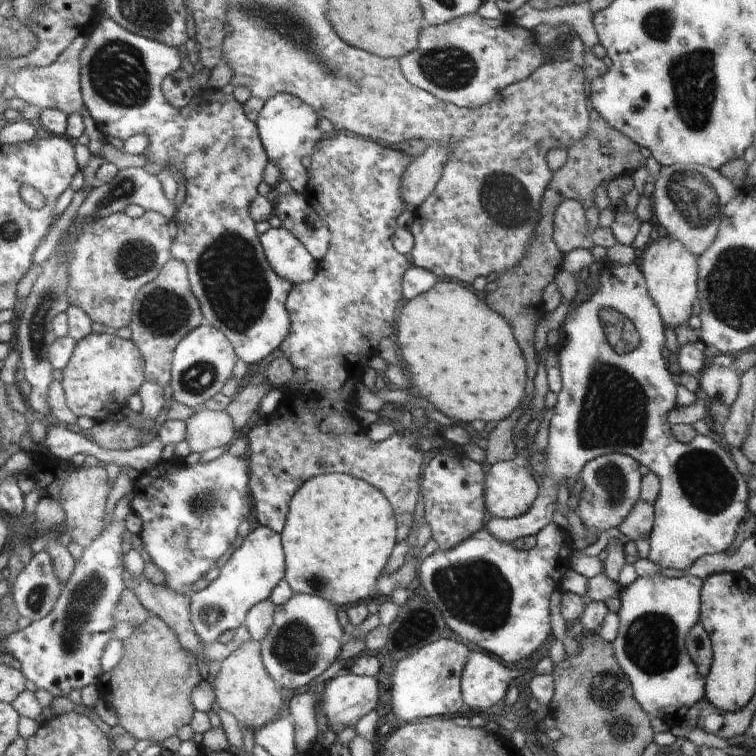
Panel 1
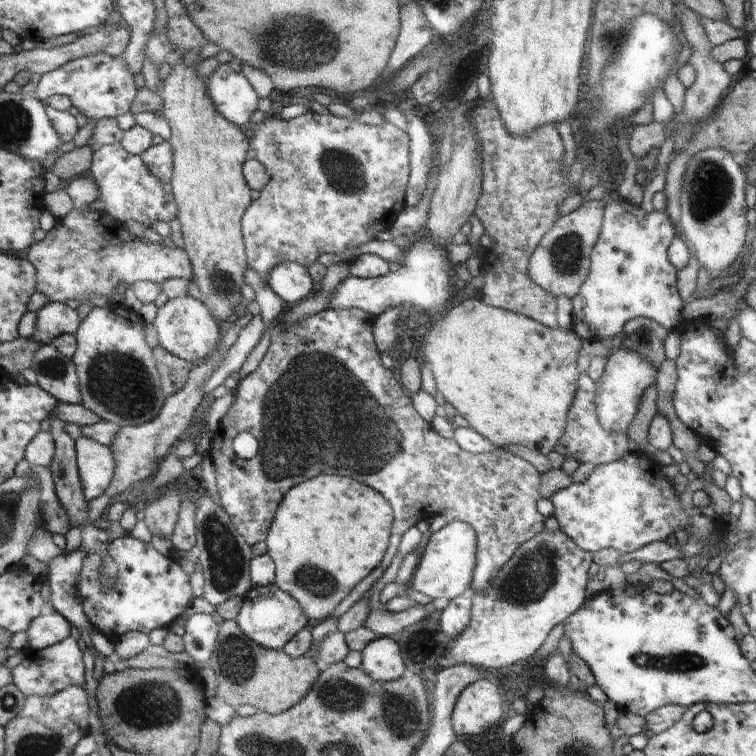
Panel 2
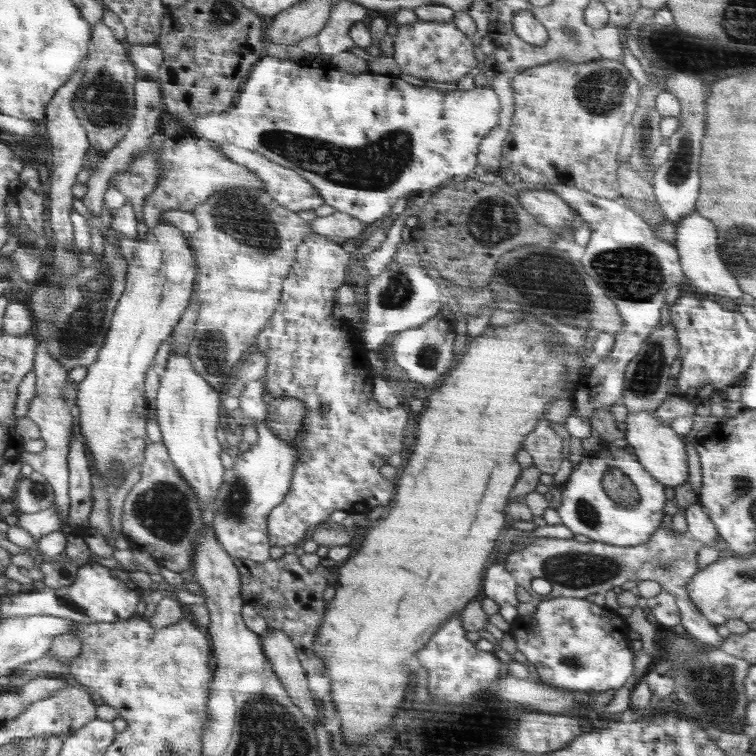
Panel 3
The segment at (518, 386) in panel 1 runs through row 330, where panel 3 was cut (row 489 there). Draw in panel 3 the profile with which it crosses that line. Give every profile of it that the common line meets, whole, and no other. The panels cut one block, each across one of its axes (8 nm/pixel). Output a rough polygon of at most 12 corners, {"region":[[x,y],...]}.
{"region":[[554,330],[469,340],[313,651],[358,748],[483,585]]}

